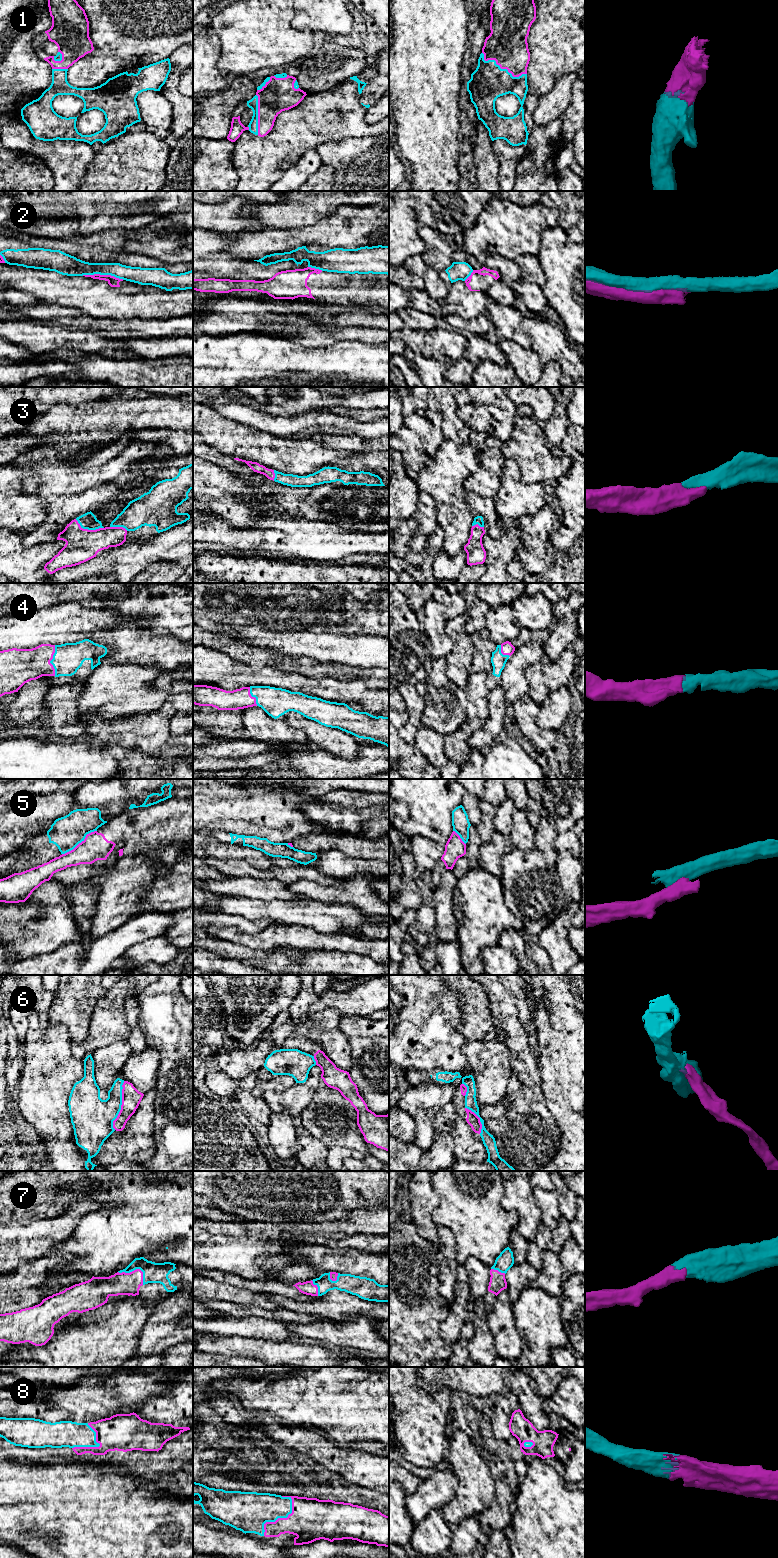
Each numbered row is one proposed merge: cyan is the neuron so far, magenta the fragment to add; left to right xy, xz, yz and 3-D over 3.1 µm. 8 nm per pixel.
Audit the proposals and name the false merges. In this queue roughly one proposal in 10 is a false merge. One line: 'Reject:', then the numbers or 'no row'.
Reject: 2, 5, 6

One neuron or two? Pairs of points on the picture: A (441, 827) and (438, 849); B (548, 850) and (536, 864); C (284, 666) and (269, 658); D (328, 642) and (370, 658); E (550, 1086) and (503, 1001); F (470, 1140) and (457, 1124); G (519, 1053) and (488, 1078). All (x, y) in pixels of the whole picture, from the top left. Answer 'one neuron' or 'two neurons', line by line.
A: two neurons
B: two neurons
C: one neuron
D: one neuron
E: two neurons
F: one neuron
G: two neurons

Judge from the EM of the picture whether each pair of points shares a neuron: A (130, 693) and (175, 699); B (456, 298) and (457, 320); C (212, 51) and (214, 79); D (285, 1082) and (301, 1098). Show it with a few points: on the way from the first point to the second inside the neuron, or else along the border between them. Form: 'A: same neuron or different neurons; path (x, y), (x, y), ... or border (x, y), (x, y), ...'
A: different neurons; border (182, 691), (172, 693), (158, 710), (149, 713)
B: different neurons; border (459, 314), (463, 318), (468, 319), (477, 317)
C: same neuron; path (211, 58), (211, 72)
D: different neurons; border (295, 1082), (284, 1090), (267, 1092)

